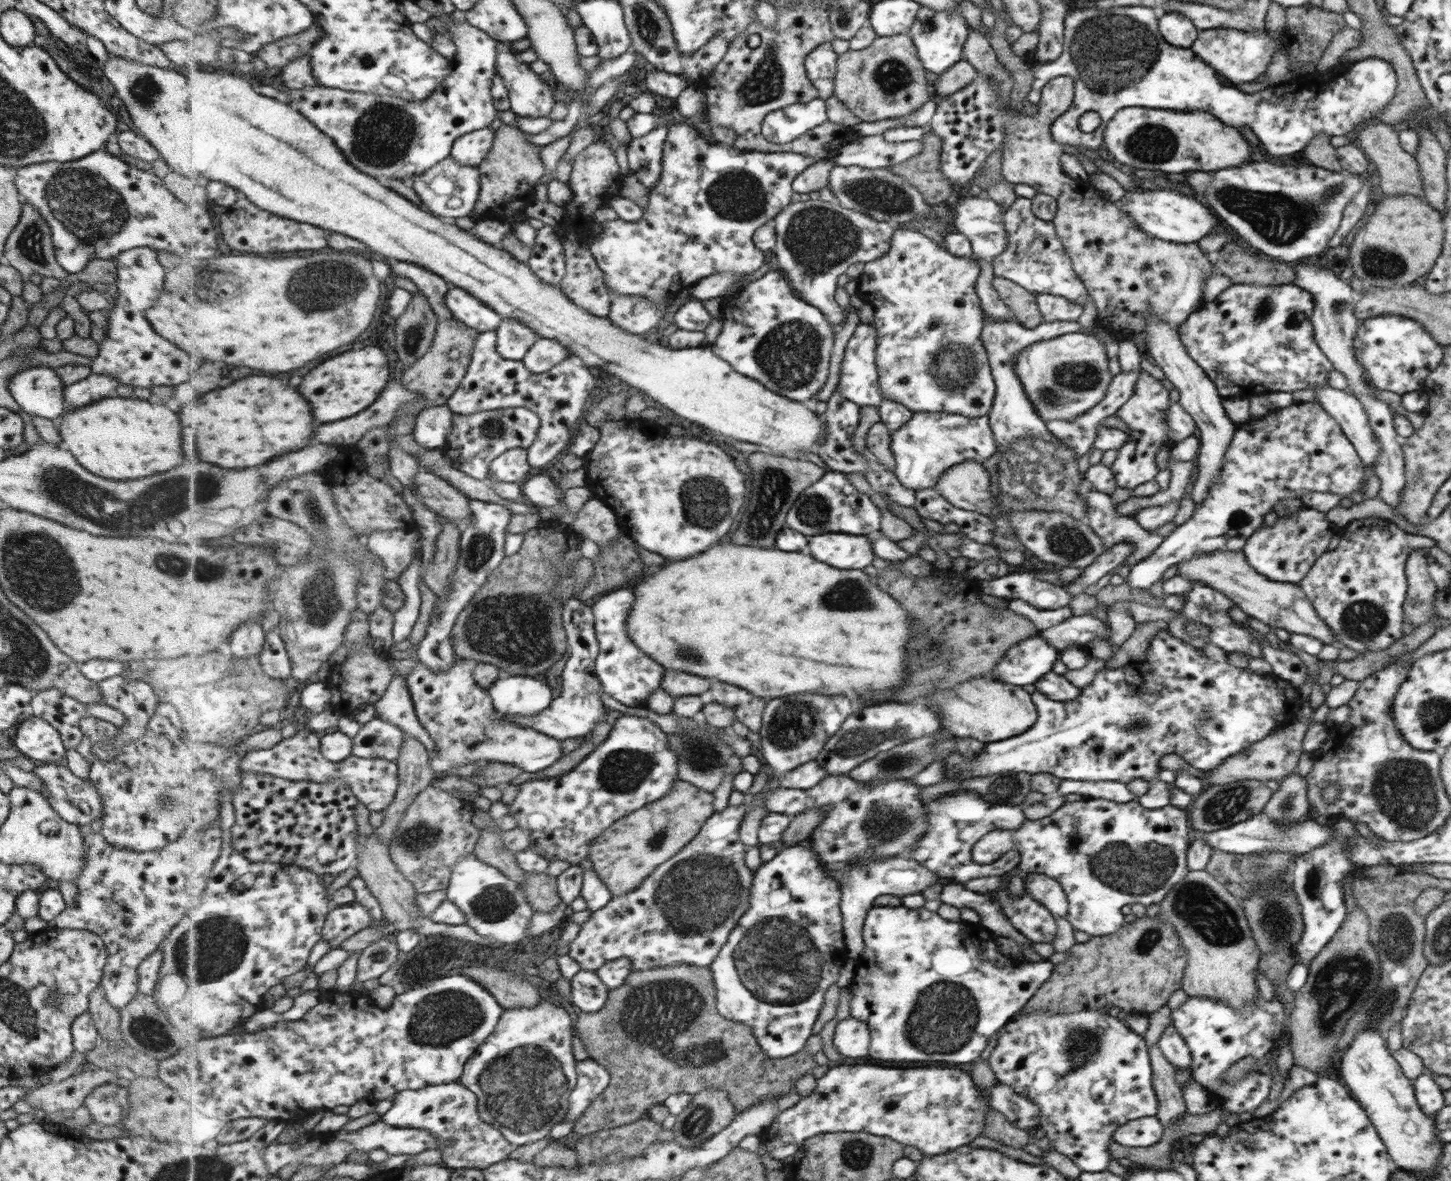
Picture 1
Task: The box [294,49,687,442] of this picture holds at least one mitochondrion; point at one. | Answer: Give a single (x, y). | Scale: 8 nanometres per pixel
(382, 136)

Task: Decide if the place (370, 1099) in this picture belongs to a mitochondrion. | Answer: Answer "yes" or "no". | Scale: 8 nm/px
no

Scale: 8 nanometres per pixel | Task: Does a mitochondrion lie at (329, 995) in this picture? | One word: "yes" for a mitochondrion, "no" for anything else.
no

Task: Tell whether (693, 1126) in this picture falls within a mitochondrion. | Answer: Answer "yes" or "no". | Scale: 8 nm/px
yes

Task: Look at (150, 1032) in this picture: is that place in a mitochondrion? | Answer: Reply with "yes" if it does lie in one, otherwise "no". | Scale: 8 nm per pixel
yes

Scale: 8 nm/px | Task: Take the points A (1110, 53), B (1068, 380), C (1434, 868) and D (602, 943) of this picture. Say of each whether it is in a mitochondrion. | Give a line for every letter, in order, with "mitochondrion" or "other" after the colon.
A: mitochondrion
B: mitochondrion
C: other
D: other

